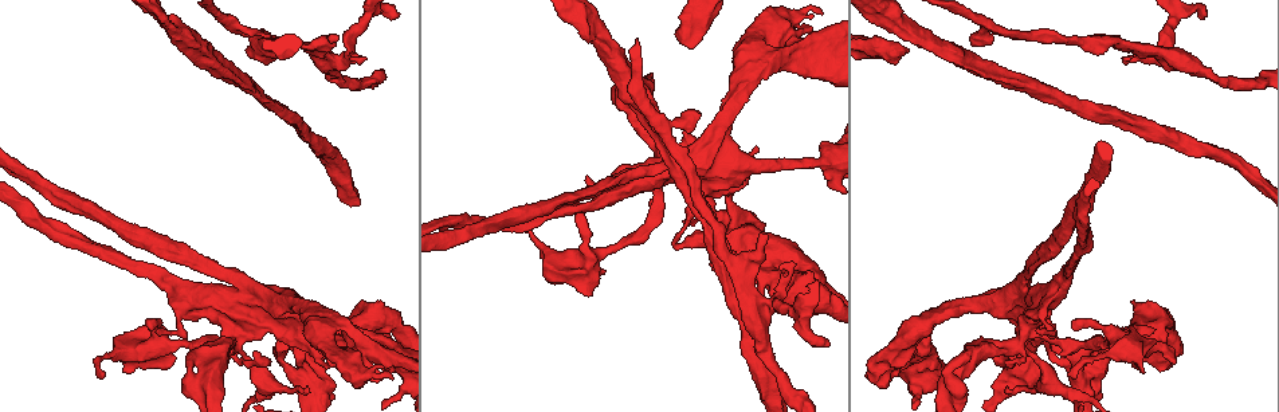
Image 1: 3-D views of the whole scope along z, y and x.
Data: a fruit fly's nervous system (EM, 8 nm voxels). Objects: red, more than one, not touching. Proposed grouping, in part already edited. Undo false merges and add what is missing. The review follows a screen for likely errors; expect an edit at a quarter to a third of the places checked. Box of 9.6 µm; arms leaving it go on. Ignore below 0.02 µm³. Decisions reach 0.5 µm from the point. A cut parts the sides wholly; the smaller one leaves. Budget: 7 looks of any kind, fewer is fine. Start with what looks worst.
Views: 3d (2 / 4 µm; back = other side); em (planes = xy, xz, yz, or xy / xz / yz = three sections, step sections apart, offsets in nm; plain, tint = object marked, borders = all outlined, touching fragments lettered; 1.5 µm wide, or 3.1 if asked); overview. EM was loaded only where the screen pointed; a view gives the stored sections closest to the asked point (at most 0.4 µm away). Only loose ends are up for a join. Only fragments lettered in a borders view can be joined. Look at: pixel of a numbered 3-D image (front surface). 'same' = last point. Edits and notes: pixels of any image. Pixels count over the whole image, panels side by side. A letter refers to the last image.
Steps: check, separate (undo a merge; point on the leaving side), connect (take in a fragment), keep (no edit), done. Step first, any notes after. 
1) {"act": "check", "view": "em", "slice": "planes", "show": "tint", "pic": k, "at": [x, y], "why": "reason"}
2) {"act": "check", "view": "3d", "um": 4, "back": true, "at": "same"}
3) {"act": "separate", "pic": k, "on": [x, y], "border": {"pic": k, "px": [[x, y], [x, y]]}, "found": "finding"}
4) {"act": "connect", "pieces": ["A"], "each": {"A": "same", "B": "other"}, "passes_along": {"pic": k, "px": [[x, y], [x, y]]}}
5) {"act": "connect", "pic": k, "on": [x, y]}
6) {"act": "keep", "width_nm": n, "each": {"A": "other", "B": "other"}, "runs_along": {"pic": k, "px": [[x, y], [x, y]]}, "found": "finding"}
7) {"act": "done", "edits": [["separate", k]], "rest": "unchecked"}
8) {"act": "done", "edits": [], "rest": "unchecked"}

{"act": "check", "view": "3d", "um": 4, "pic": 1, "at": [688, 48], "why": "free end"}

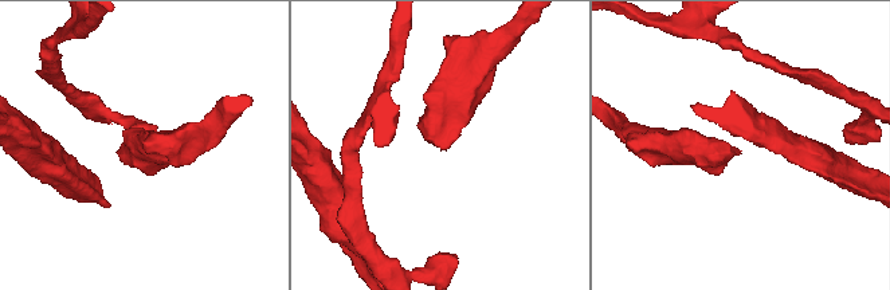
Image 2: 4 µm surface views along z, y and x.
{"act": "check", "view": "em", "slice": "xy", "step": 8, "show": "tint", "pic": 2, "at": [738, 154], "why": "now the EM"}

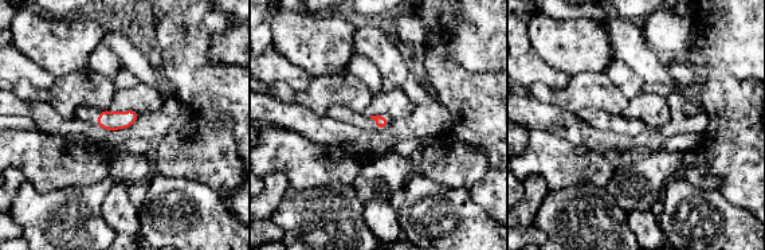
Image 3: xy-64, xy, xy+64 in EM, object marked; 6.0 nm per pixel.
{"act": "check", "view": "em", "slice": "planes", "show": "borders", "at": "same"}

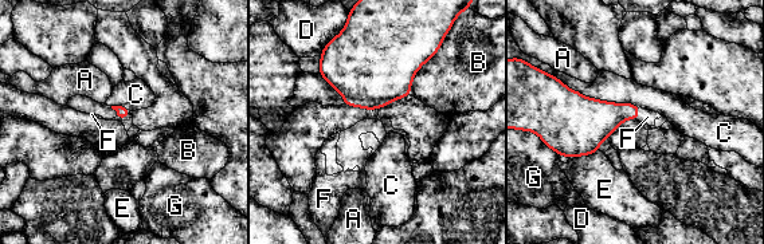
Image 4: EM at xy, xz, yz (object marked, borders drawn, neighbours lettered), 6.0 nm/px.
{"act": "connect", "pic": 4, "on": [647, 117], "each": {"A": "other", "B": "other", "C": "other", "D": "other", "E": "other", "F": "same", "G": "other"}, "found": "it goes on there"}

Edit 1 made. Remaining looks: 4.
{"act": "check", "view": "em", "slice": "xz", "step": 8, "show": "tint", "pic": 1, "at": [1178, 61]}

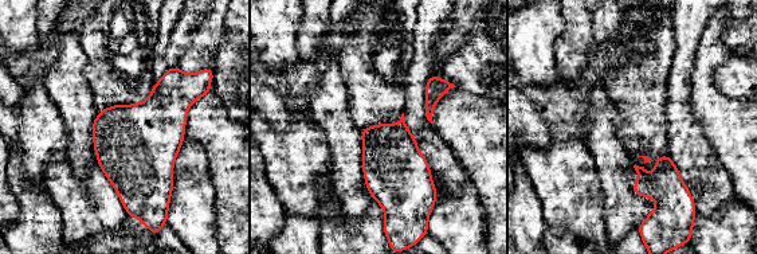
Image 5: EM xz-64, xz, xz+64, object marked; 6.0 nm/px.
{"act": "check", "view": "em", "slice": "planes", "show": "borders", "at": "same"}

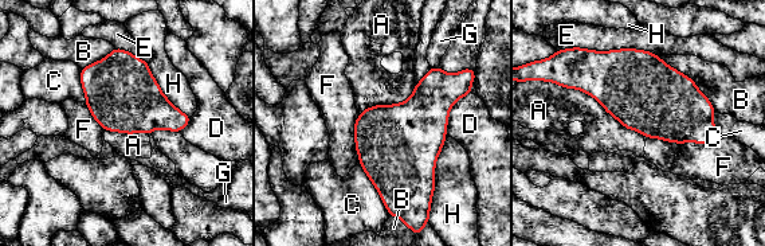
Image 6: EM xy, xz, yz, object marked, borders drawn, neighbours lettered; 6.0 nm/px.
{"act": "keep", "each": {"A": "other", "B": "other", "C": "other", "D": "other", "E": "other", "F": "other", "G": "other", "H": "other"}, "border": {"pic": 6, "px": [[446, 136], [430, 203]]}, "found": "continuous, no second neuron"}

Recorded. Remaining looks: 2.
{"act": "check", "view": "3d", "um": 4, "pic": 1, "at": [765, 236], "why": "branch stops here"}

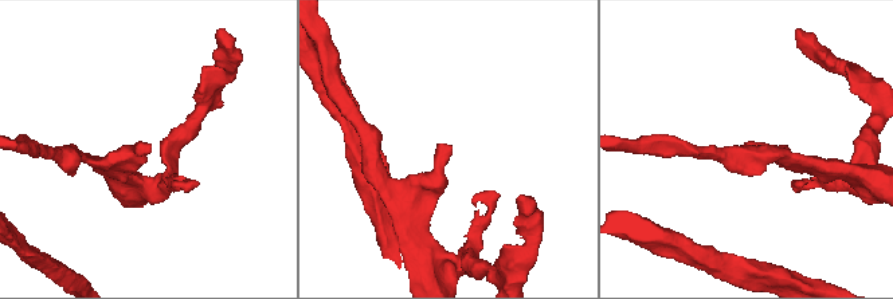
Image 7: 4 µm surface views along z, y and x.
{"act": "check", "view": "em", "slice": "planes", "show": "borders", "pic": 7, "at": [449, 151], "why": "shape alone is not enough"}

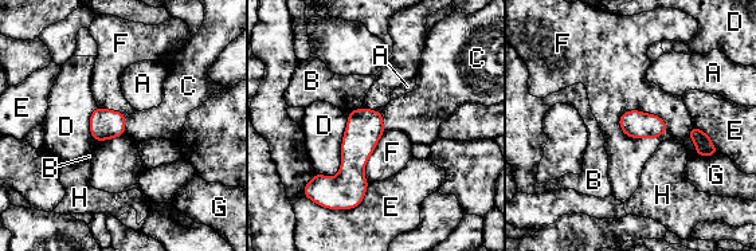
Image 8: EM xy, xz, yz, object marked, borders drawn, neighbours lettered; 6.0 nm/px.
{"act": "keep", "each": {"A": "other", "B": "other", "C": "other", "D": "other", "E": "other", "F": "other", "G": "other", "H": "other"}, "border": {"pic": 8, "px": [[382, 112], [382, 125], [386, 129]]}, "found": "none of them fits"}

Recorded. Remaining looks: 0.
{"act": "done", "edits": [["connect", 4]], "rest": "unchecked"}

